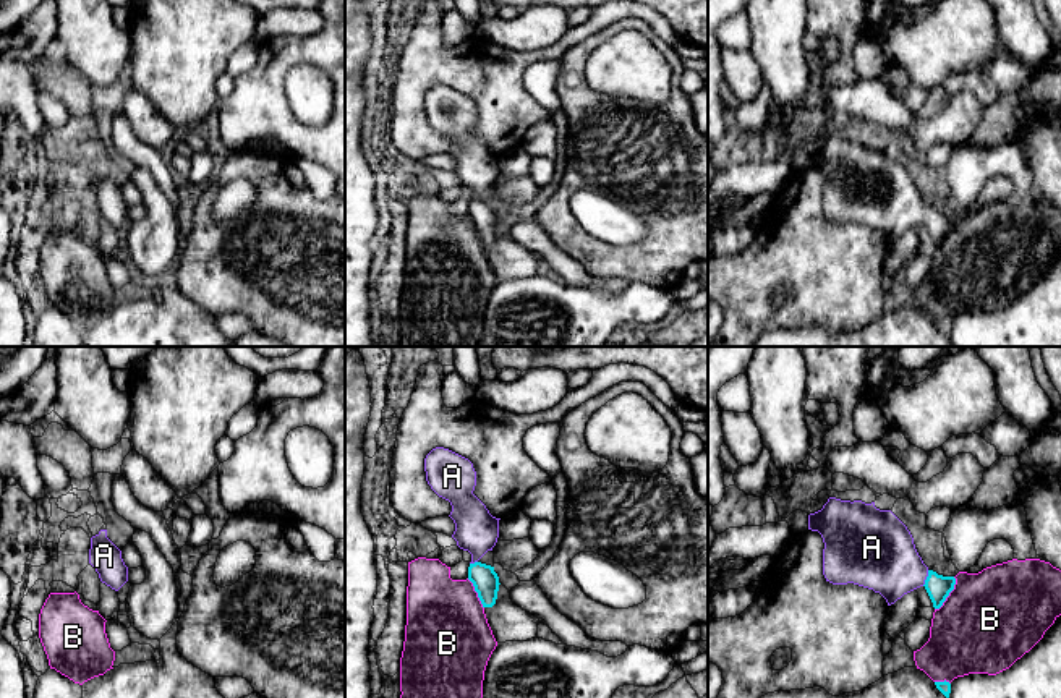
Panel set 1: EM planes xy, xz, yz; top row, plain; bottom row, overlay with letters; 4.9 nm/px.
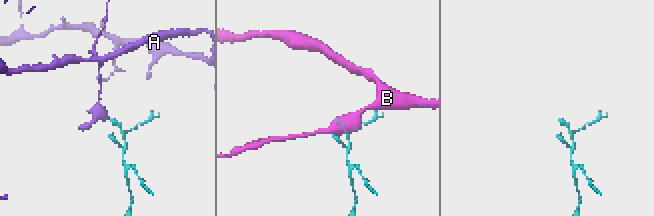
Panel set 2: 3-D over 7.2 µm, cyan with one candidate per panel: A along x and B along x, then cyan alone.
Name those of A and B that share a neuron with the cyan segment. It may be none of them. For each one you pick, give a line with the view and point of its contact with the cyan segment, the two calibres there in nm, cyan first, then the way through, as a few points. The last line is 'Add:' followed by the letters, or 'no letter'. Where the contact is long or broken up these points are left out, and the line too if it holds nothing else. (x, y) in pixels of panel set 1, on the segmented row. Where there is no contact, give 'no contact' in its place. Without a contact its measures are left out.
A: contact yz (927, 578); calibres 120 and 340 nm; way yz (938, 587), (927, 578), (894, 569), (882, 557)
Add: A

